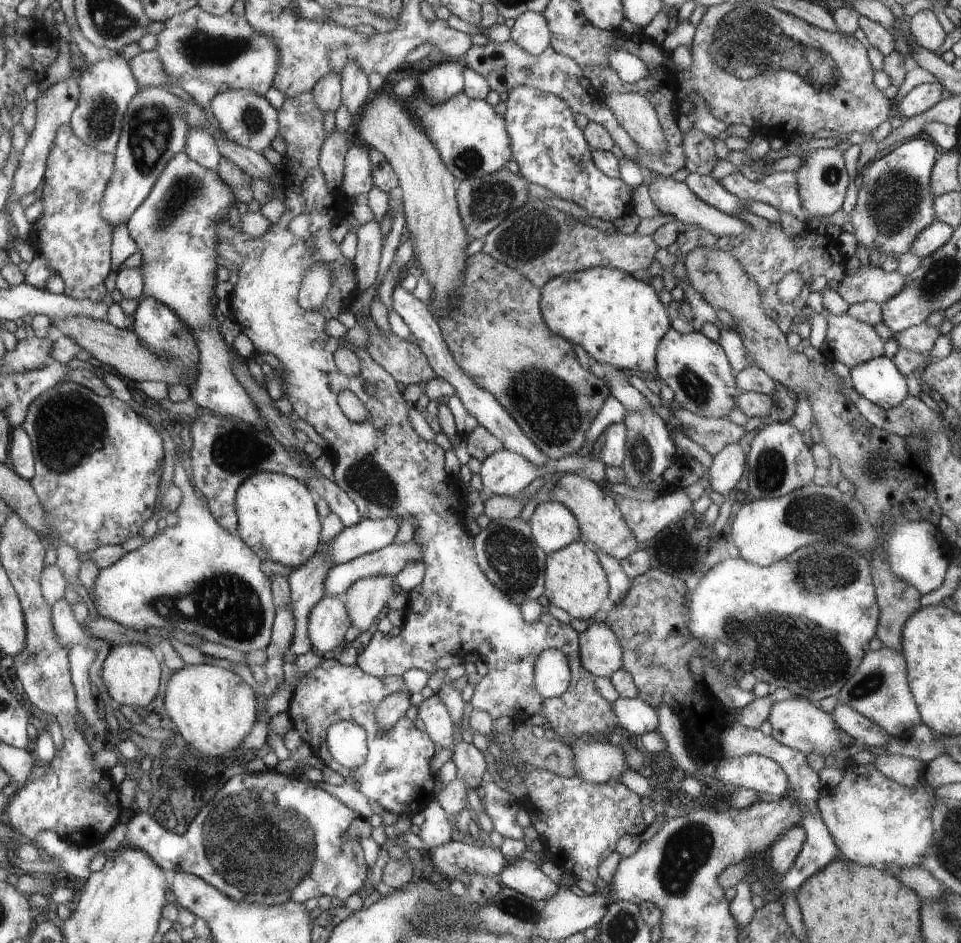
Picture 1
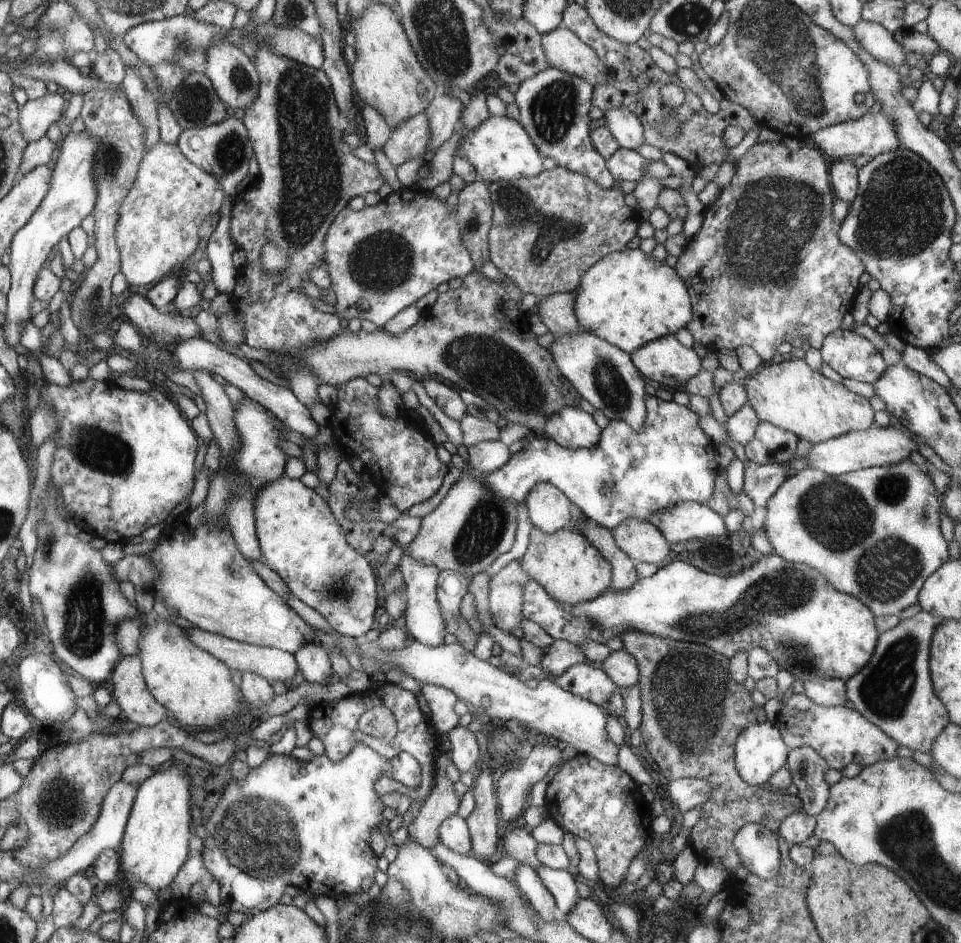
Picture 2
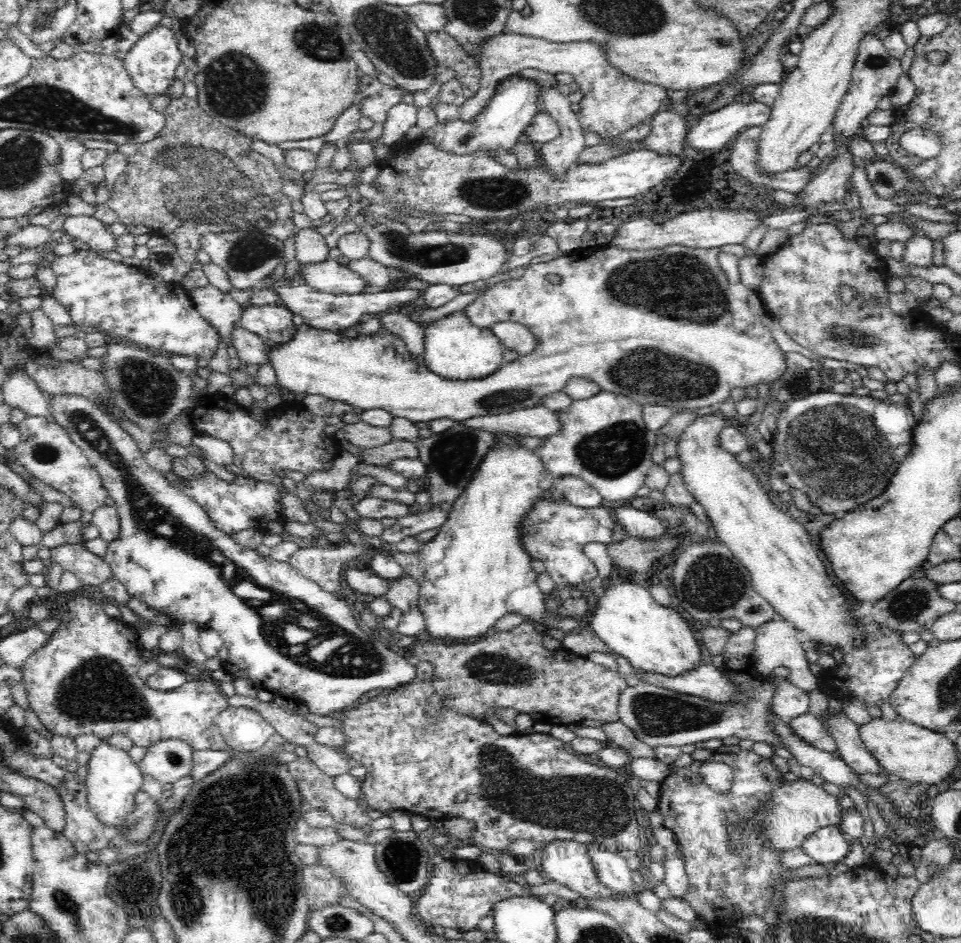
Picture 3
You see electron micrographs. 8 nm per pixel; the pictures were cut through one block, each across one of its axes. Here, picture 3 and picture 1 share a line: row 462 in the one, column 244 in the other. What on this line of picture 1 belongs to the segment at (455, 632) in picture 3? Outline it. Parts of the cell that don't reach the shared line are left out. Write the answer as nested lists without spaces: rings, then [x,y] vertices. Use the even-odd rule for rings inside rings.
[[[262,471],[242,482],[236,496],[237,535],[262,560],[281,562],[294,570],[314,556],[322,543],[321,518],[309,485],[282,473]]]

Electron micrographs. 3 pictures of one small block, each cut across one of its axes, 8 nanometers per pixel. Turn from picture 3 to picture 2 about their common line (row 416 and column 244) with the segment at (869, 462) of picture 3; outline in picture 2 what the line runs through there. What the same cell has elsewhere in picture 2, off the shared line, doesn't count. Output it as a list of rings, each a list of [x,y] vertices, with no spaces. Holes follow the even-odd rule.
[[[356,743],[338,761],[331,761],[325,754],[304,762],[291,755],[268,755],[260,766],[250,769],[246,778],[234,779],[224,789],[222,800],[206,824],[208,837],[203,840],[201,856],[219,884],[221,905],[228,912],[243,912],[251,917],[279,903],[286,886],[295,886],[308,895],[335,899],[368,893],[376,874],[376,854],[368,838],[372,828],[384,820],[383,802],[372,786],[376,786],[382,775],[387,775],[406,787],[418,788],[422,780],[420,767],[410,753],[404,751],[387,761],[366,743]]]

